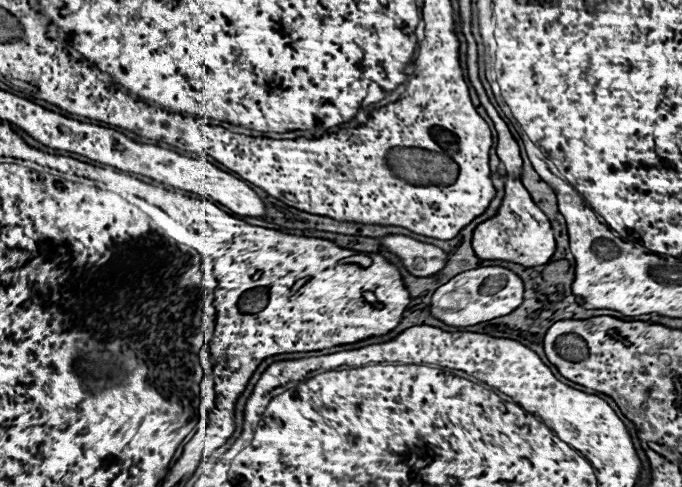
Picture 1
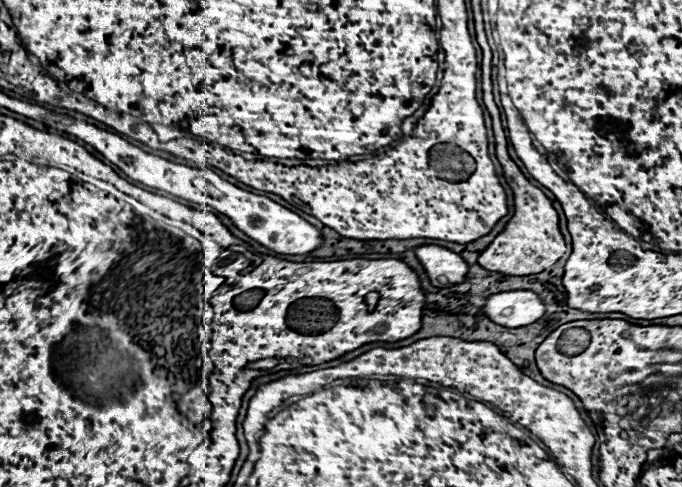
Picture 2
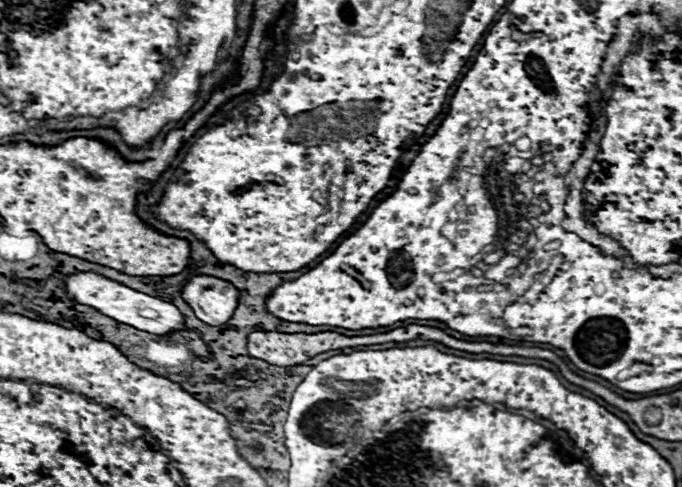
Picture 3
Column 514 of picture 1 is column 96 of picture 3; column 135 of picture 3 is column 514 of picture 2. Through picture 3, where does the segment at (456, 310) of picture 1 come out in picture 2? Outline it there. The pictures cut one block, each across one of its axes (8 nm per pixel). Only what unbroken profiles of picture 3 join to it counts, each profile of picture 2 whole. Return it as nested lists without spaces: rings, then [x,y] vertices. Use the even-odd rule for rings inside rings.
[[[506,290],[488,296],[482,312],[500,326],[520,328],[542,318],[544,302],[530,290]]]

